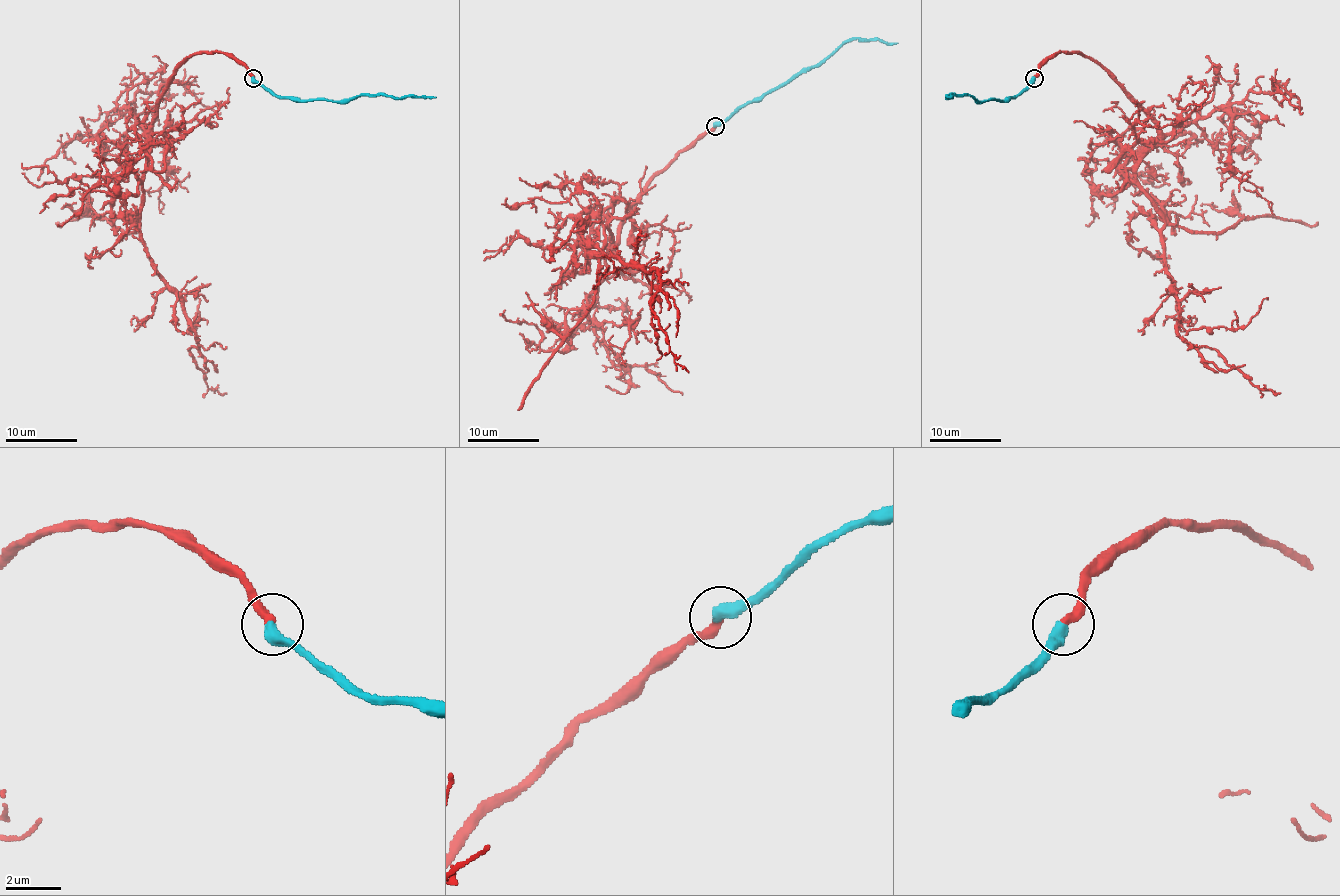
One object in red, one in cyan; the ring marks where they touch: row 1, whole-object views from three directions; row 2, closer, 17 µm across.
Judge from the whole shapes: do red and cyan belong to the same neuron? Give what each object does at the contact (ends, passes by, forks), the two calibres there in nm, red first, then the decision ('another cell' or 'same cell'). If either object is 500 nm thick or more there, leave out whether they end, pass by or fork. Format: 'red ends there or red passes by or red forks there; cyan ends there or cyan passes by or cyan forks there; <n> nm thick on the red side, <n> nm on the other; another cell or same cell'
320 nm thick on the red side, 500 nm on the other; same cell

